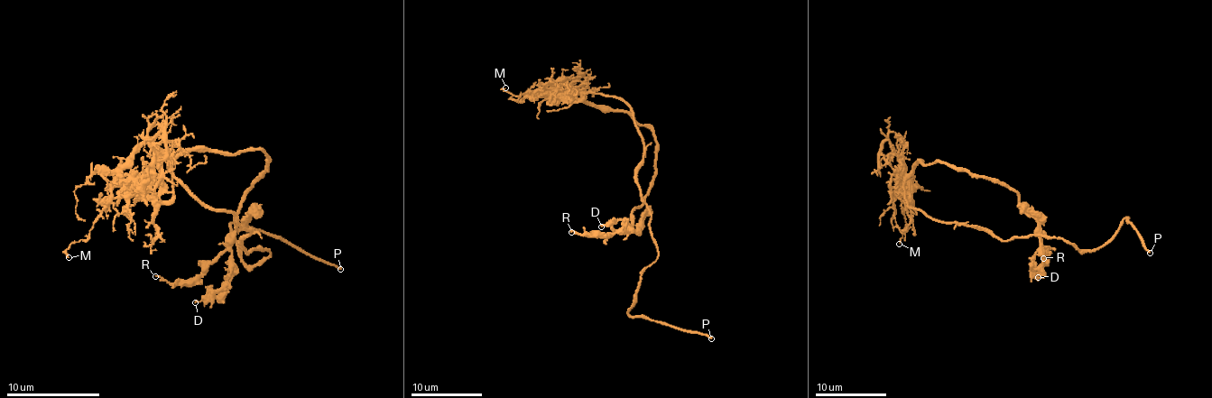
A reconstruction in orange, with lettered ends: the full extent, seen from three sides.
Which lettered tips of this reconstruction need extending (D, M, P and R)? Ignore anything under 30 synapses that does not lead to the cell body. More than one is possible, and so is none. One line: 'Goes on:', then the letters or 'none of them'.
Goes on: P

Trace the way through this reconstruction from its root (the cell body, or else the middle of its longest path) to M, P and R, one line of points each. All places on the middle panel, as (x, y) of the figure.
M: (626, 104), (601, 93), (585, 93), (578, 87), (535, 97), (530, 93), (513, 95), (505, 91), (505, 87)
P: (626, 104), (643, 144), (637, 184), (651, 216), (649, 232), (658, 254), (642, 273), (628, 312), (711, 338)
R: (626, 104), (583, 95), (652, 133), (656, 166), (645, 199), (630, 226), (605, 236), (571, 232)

